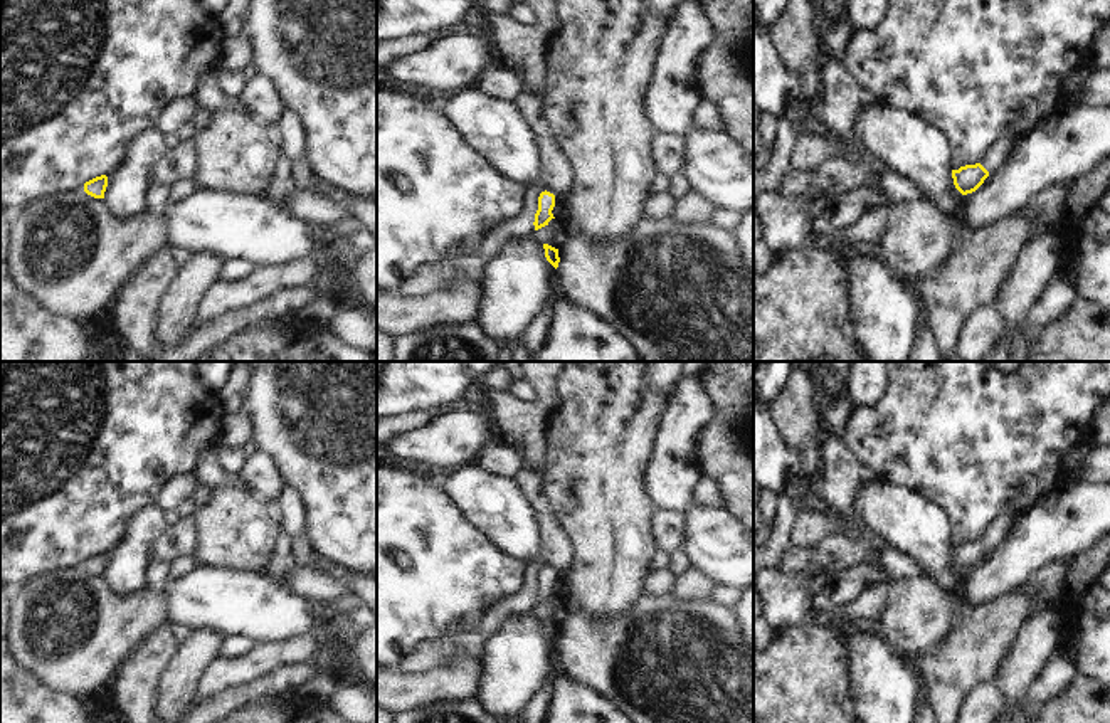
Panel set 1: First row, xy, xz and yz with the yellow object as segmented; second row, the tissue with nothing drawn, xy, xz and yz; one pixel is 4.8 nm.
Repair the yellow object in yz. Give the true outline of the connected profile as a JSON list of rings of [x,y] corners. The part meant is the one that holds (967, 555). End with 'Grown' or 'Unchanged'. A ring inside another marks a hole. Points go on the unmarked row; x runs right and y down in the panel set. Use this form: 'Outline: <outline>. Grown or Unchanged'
Outline: [[[980,540],[952,546],[954,562],[962,572],[975,568],[987,553],[989,548]]]. Unchanged.

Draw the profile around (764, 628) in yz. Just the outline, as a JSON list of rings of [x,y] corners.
[[[753,615],[753,649],[762,651],[772,641],[775,624],[769,615]]]

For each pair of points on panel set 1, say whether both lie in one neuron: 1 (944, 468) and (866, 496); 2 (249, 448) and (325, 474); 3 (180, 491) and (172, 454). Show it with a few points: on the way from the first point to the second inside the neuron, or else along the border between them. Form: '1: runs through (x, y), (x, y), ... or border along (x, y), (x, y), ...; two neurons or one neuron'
1: border along (877, 476), (903, 483), (935, 503); two neurons
2: border along (253, 438), (259, 448); two neurons
3: border along (187, 473), (170, 476), (153, 501); two neurons

